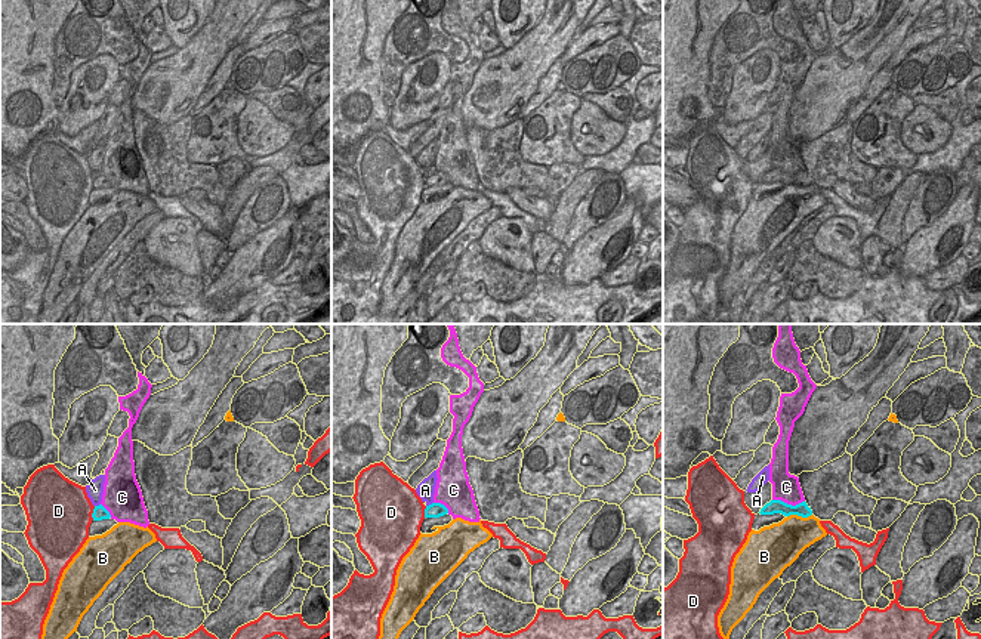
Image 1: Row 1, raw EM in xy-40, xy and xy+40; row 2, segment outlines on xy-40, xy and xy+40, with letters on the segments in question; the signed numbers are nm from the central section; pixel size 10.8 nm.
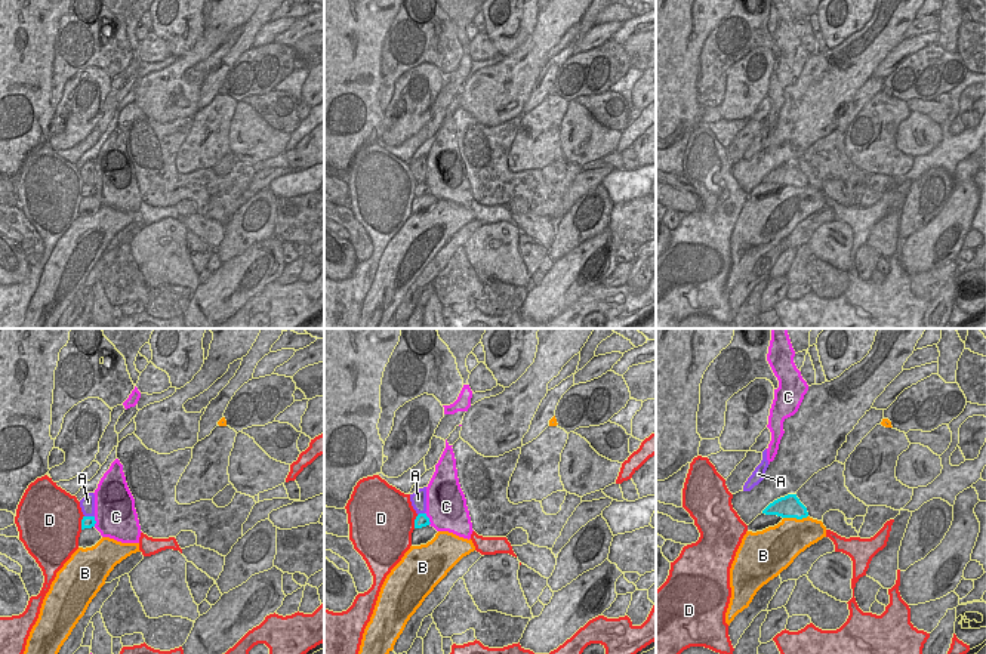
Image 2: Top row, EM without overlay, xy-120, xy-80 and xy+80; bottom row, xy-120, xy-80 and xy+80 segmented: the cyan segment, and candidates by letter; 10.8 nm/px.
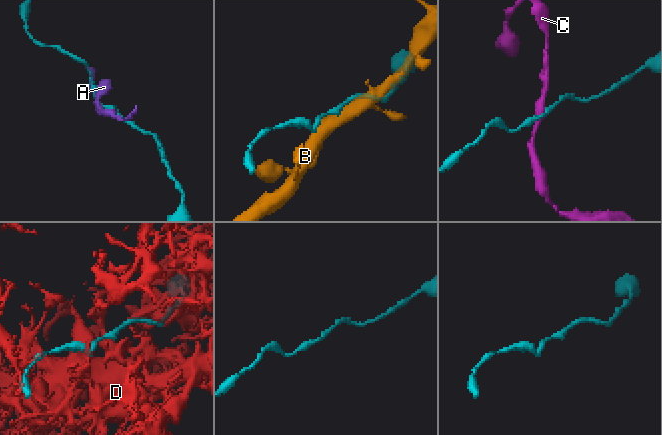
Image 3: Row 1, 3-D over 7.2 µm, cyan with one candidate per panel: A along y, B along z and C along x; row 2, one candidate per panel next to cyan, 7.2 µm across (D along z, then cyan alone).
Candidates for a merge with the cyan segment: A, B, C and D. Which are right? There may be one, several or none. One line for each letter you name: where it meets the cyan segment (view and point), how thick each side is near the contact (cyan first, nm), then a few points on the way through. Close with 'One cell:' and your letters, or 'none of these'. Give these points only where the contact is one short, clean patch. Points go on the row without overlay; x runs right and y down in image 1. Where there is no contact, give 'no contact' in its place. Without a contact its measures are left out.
One cell: none of these

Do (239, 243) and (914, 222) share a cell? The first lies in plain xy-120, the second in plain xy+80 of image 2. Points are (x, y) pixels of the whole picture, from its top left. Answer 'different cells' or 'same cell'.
same cell

